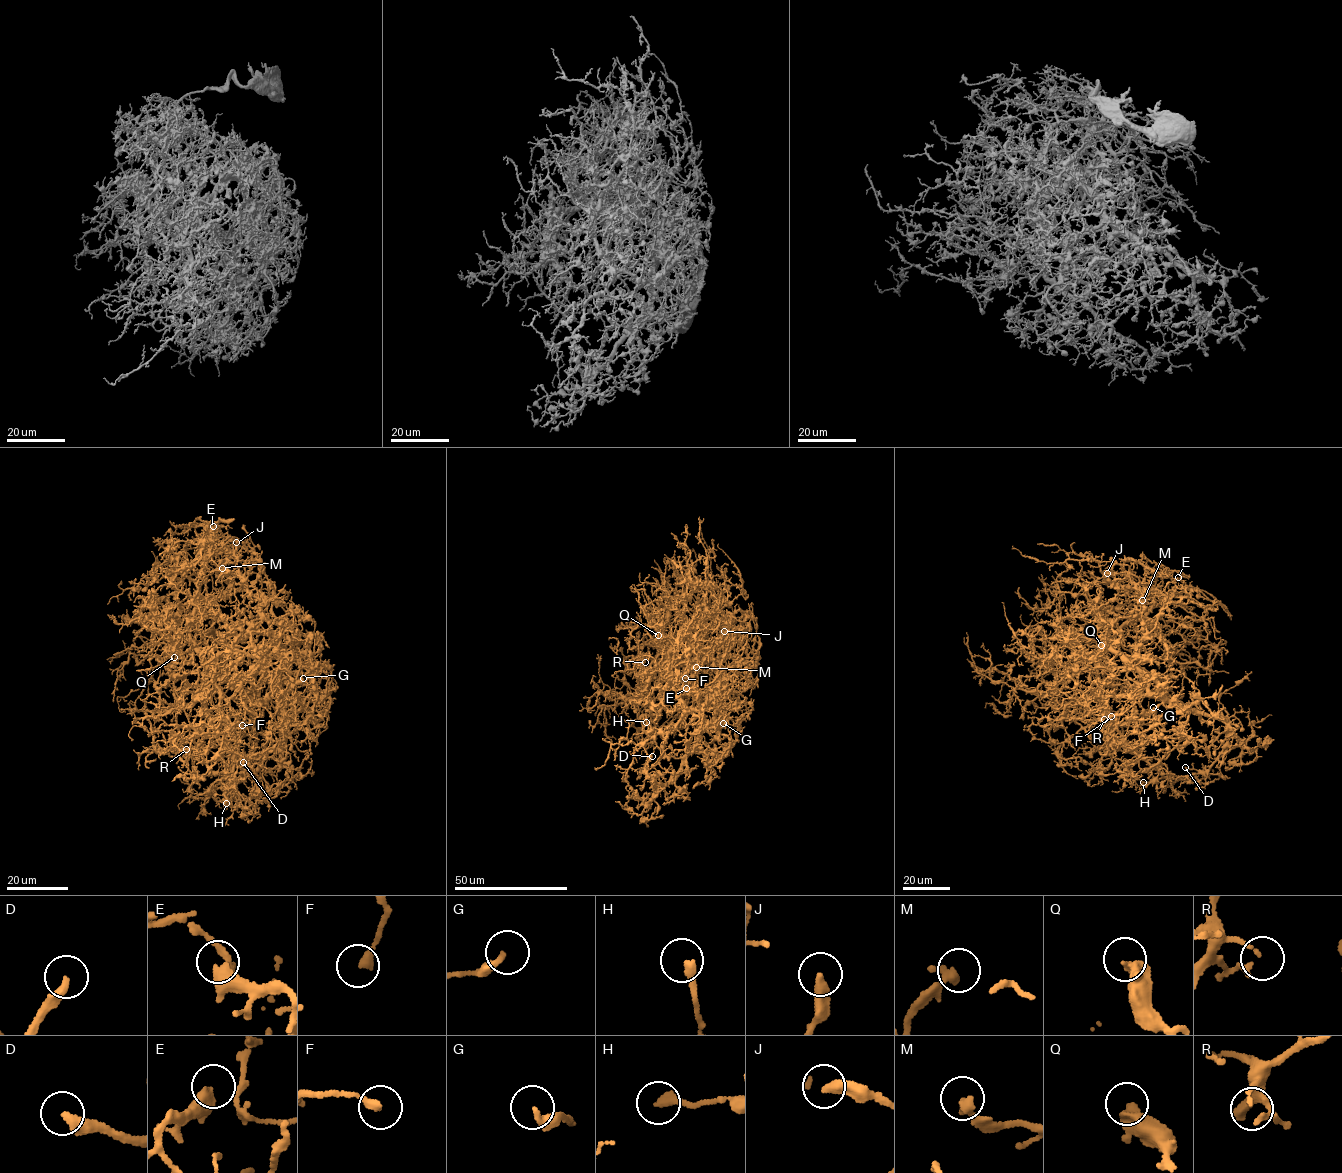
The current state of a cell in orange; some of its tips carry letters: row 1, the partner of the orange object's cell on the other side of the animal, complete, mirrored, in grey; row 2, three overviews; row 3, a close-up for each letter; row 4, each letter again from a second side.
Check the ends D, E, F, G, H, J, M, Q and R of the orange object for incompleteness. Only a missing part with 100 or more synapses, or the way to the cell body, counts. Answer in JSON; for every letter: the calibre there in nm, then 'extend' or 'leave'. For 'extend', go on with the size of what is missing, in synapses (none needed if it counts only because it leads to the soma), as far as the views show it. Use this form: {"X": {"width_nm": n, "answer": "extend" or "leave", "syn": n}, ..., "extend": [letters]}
{"D": {"width_nm": 320, "answer": "leave"}, "E": {"width_nm": 280, "answer": "leave"}, "F": {"width_nm": 280, "answer": "leave"}, "G": {"width_nm": 240, "answer": "leave"}, "H": {"width_nm": 320, "answer": "leave"}, "J": {"width_nm": 400, "answer": "leave"}, "M": {"width_nm": 320, "answer": "leave"}, "Q": {"width_nm": 360, "answer": "leave"}, "R": {"width_nm": 110, "answer": "leave"}, "extend": []}

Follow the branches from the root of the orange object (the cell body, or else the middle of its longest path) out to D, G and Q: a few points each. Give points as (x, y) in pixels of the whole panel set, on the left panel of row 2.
D: (265, 583), (272, 588), (271, 609), (283, 629), (280, 638), (287, 664), (255, 687), (254, 749), (243, 762)
G: (265, 583), (272, 588), (271, 609), (283, 629), (280, 638), (287, 664), (283, 673), (290, 680), (303, 678)
Q: (265, 583), (272, 588), (281, 634), (247, 635), (227, 655), (225, 670), (174, 657)

